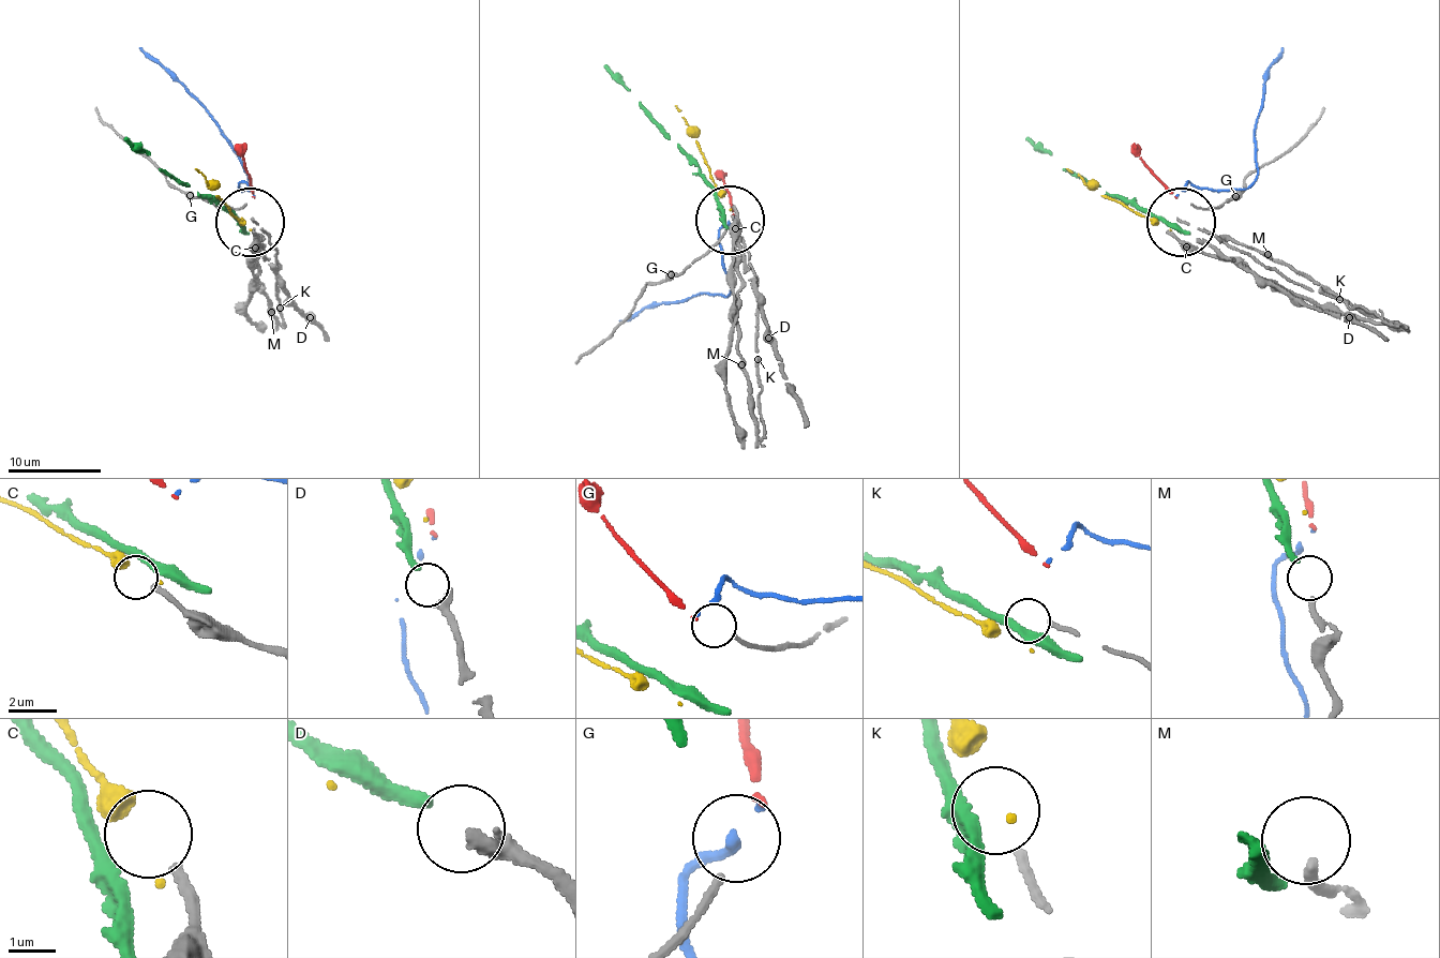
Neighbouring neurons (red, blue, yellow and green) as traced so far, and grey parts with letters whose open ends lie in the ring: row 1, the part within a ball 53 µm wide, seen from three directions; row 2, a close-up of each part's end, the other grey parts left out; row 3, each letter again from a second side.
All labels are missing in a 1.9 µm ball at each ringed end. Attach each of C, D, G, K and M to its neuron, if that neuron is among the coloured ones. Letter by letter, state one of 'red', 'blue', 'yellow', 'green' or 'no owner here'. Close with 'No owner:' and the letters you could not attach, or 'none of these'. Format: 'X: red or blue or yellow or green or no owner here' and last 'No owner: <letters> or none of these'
C: no owner here
D: green
G: red
K: no owner here
M: no owner here
No owner: C, K, M

